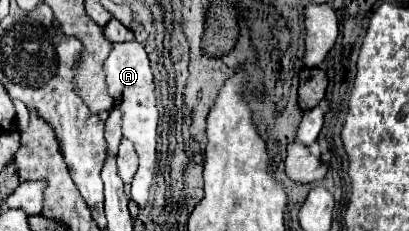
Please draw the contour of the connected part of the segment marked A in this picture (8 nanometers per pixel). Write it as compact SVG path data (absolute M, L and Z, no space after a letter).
M138 41L130 43L116 43L110 57L104 63L104 73L108 81L108 93L116 97L114 107L118 107L124 113L122 133L134 141L134 147L140 155L138 171L132 179L132 201L140 209L144 209L150 201L150 191L156 177L156 127L158 127L158 107L156 107L156 91L154 91L154 79L150 69L150 59L144 51L144 47Z

